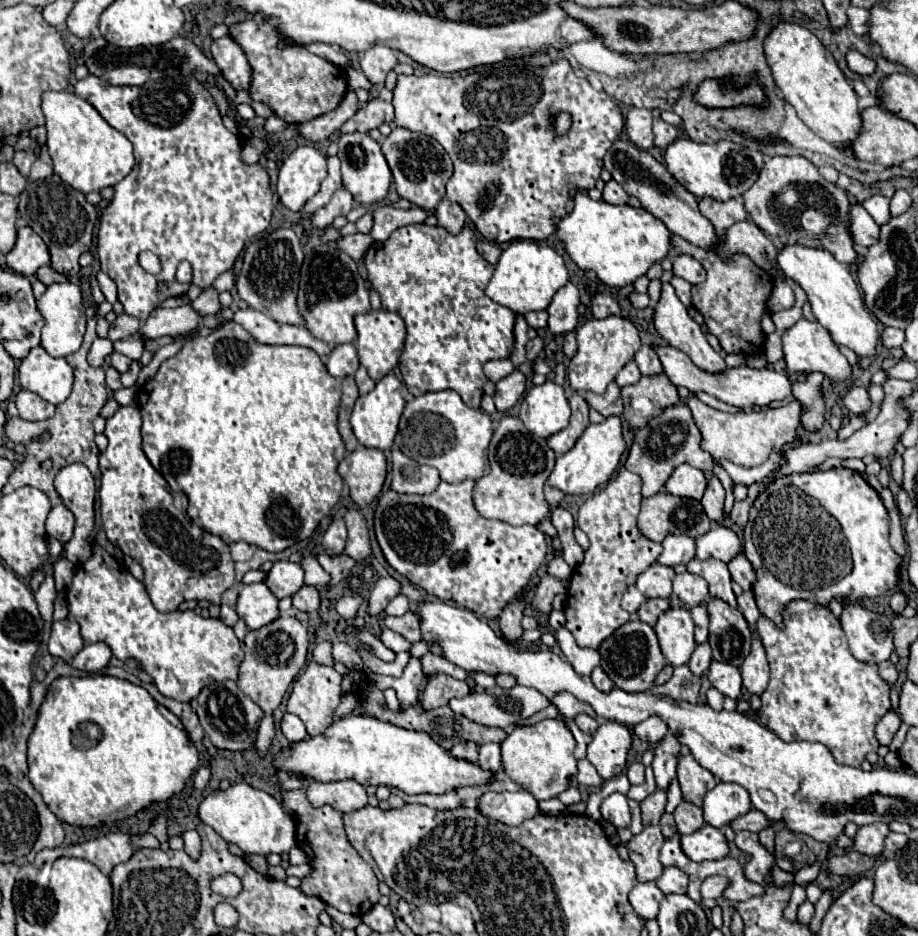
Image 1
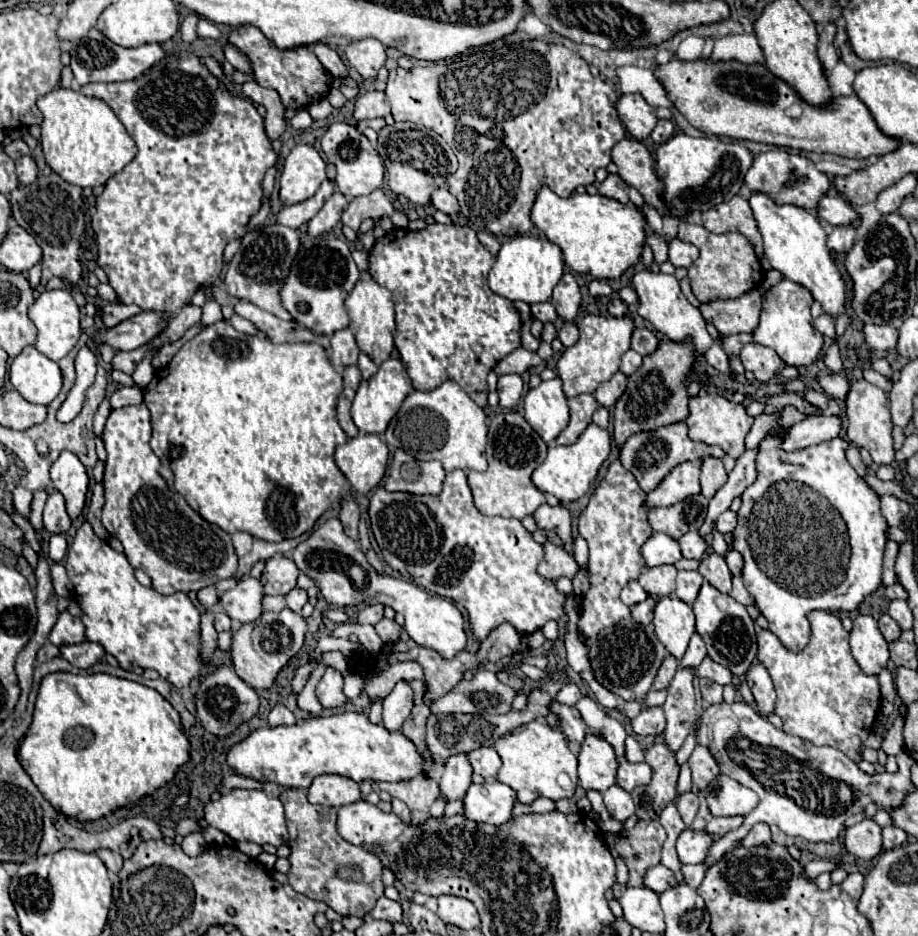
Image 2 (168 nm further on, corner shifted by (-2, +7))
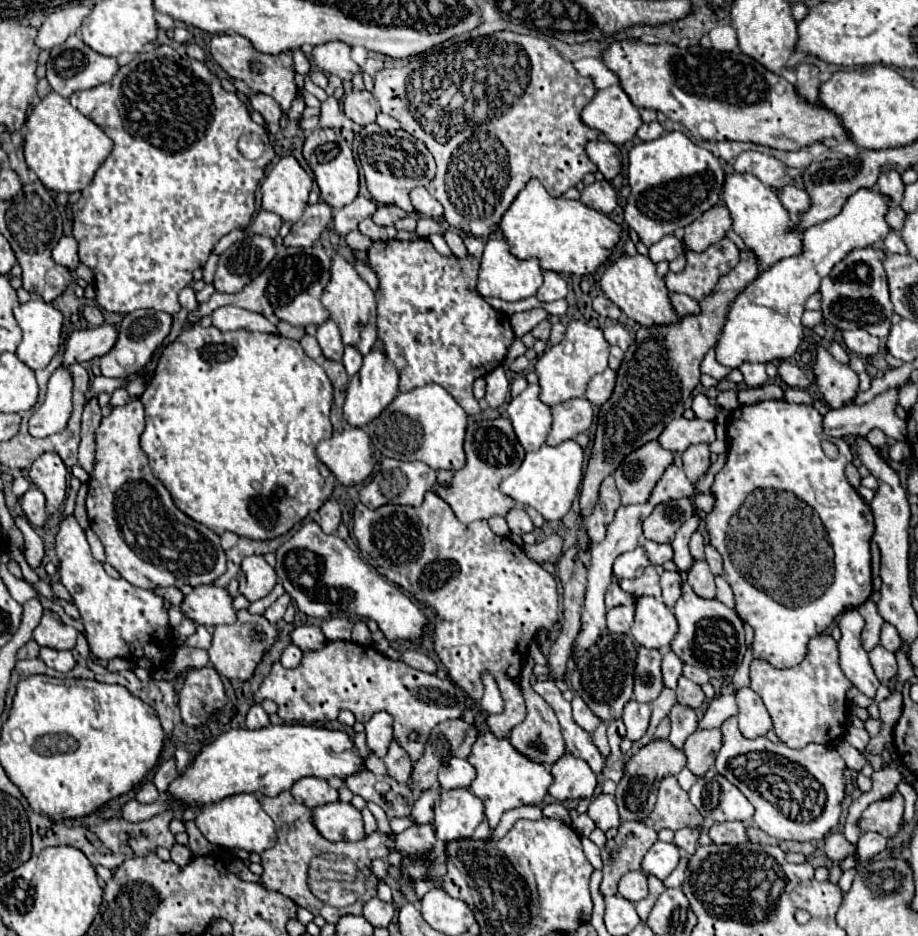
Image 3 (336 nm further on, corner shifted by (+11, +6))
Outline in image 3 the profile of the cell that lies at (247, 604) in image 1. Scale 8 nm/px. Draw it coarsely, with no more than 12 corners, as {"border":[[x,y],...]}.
{"border":[[194,588],[180,608],[196,624],[236,622],[228,588]]}

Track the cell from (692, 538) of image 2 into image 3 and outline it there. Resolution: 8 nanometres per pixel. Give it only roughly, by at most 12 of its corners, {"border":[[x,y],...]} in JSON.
{"border":[[642,538],[640,546],[648,550],[652,564],[672,560],[670,544]]}

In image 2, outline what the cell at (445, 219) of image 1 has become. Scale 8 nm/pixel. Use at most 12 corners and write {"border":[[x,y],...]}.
{"border":[[445,187],[431,195],[435,209],[455,215],[459,211],[455,199]]}

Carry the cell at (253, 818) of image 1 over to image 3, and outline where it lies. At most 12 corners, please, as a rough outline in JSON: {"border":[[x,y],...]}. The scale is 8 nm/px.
{"border":[[254,794],[226,796],[194,820],[208,842],[264,852],[272,818]]}

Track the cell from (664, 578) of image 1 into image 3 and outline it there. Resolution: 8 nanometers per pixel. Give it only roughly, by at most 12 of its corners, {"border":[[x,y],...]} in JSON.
{"border":[[654,566],[642,576],[622,580],[620,588],[632,596],[660,598]]}

